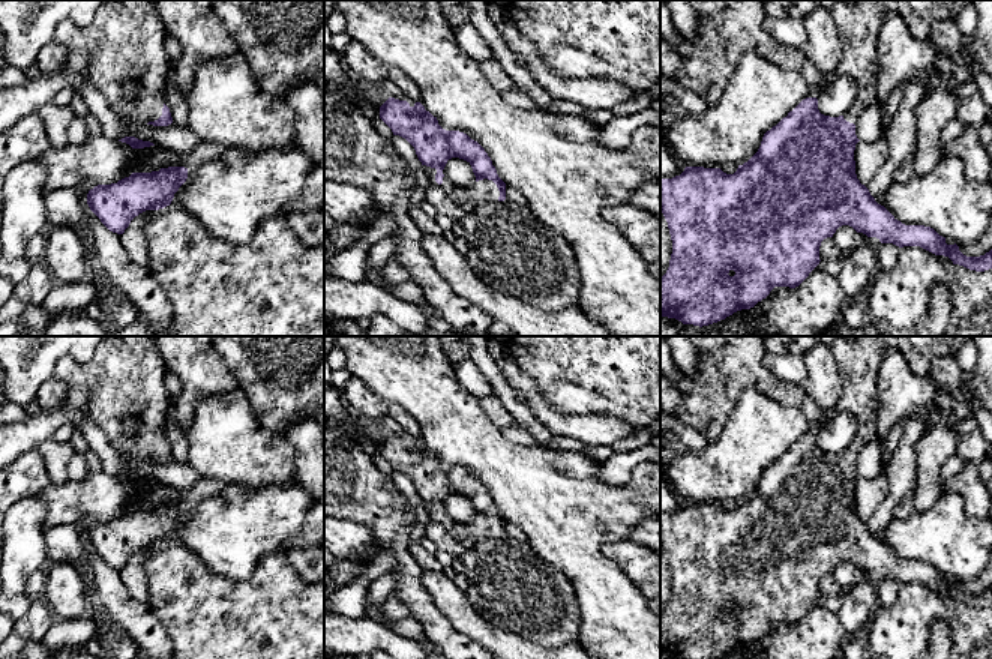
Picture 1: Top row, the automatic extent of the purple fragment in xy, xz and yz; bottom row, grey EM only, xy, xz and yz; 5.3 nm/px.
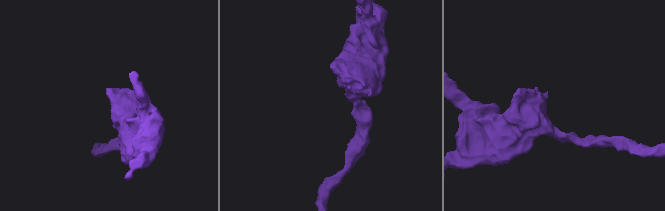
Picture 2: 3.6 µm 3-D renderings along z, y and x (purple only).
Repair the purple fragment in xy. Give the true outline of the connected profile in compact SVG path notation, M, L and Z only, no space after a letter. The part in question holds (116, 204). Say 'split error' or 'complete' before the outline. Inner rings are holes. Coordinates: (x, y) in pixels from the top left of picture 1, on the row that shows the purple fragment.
complete; M185 167L132 173L117 183L98 185L90 189L87 204L110 231L123 234L140 213L170 206L186 179L188 168Z

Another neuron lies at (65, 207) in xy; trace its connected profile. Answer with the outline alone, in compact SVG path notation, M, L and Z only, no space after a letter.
M53 189L45 195L48 227L81 227L87 204L74 189Z

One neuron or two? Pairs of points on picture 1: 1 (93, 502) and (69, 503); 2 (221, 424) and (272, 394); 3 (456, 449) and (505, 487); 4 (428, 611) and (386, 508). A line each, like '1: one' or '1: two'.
1: one
2: two
3: one
4: one

